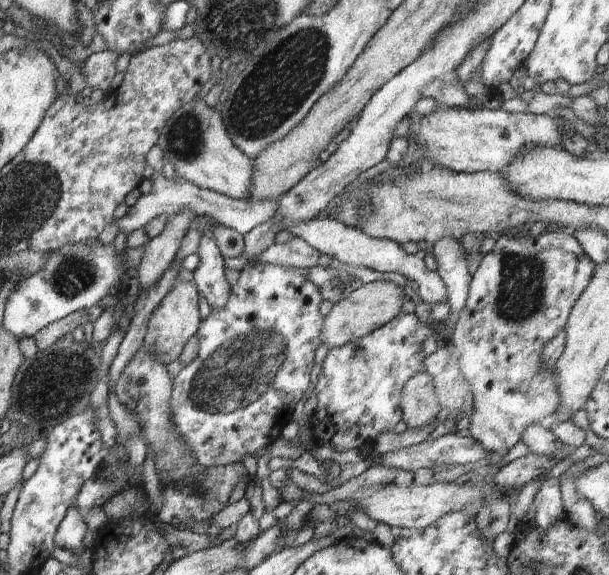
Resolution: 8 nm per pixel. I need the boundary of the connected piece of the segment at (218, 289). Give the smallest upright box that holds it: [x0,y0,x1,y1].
[193,215,231,309]

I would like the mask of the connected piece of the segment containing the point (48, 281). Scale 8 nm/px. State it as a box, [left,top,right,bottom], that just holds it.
[2,238,126,340]

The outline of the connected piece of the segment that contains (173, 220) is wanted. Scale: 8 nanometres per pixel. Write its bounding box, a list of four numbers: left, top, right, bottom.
[138,209,195,294]

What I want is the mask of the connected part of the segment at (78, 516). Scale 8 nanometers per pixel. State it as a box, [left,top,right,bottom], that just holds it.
[54,505,86,552]

